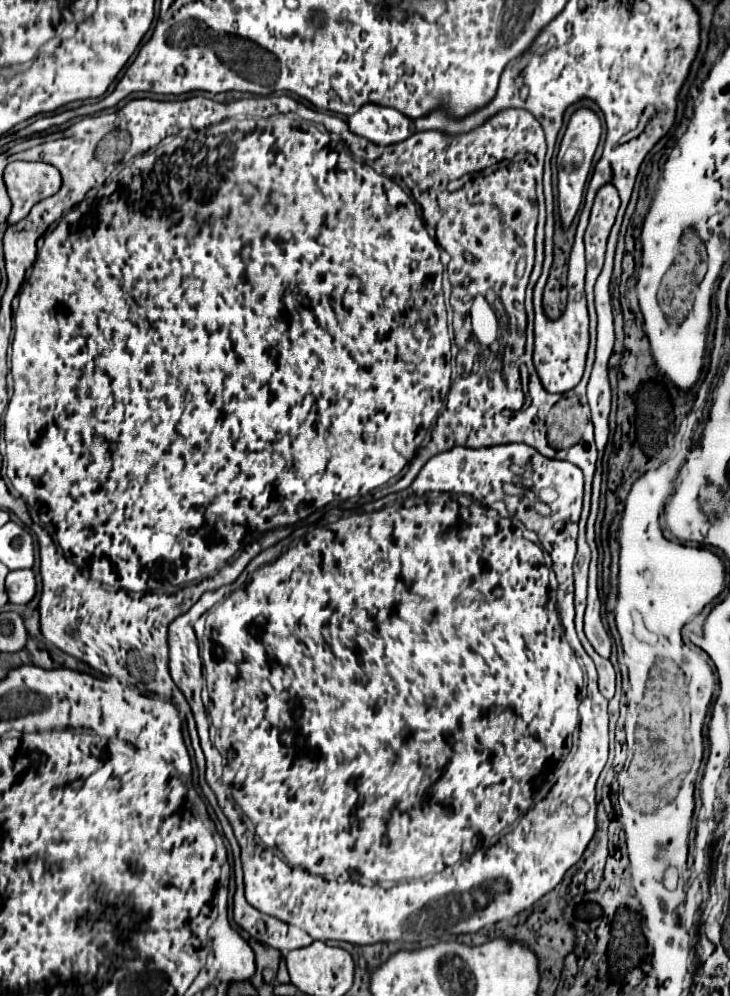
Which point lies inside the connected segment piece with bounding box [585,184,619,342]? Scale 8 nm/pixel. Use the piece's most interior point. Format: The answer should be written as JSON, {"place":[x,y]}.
{"place":[606,204]}

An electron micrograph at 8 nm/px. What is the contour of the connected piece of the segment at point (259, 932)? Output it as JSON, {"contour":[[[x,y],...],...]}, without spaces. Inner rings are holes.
{"contour":[[[186,718],[186,723],[191,739],[191,744],[194,749],[195,761],[198,769],[198,778],[199,778],[199,786],[202,790],[204,797],[208,800],[209,805],[215,812],[217,819],[222,825],[222,831],[224,837],[229,841],[231,846],[231,851],[233,854],[233,872],[235,876],[236,882],[236,891],[234,895],[233,902],[233,920],[245,930],[245,932],[249,932],[255,940],[259,940],[259,942],[263,942],[263,944],[267,944],[267,946],[271,946],[271,948],[275,948],[275,950],[279,950],[279,952],[291,952],[291,950],[295,950],[295,948],[303,948],[303,946],[309,946],[311,942],[313,942],[313,938],[307,934],[307,932],[303,932],[301,928],[297,928],[297,926],[291,926],[291,924],[287,924],[287,922],[281,922],[281,920],[277,920],[277,918],[273,918],[273,916],[267,916],[267,914],[261,914],[259,910],[255,910],[249,902],[247,902],[244,895],[244,882],[243,882],[243,869],[242,863],[240,859],[240,846],[235,838],[233,833],[233,829],[223,814],[222,810],[218,806],[217,798],[211,788],[206,783],[205,779],[205,770],[206,770],[206,760],[203,754],[203,751],[200,746],[200,741],[197,733],[196,723],[194,718]]]}

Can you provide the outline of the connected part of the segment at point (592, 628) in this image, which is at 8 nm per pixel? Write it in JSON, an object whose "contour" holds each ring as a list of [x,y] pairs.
{"contour":[[[589,576],[589,596],[587,596],[587,610],[585,610],[585,636],[599,656],[609,658],[611,638],[603,628],[599,610],[601,610],[601,600],[599,600],[599,590],[597,590],[597,578]]]}

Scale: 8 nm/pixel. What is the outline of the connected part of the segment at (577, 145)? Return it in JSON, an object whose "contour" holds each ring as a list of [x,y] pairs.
{"contour":[[[577,108],[571,114],[571,120],[567,124],[565,136],[561,140],[559,146],[559,154],[557,154],[557,190],[559,190],[559,214],[561,214],[561,228],[567,230],[577,214],[577,208],[581,204],[581,196],[583,196],[583,188],[585,188],[585,180],[591,168],[591,160],[595,154],[595,148],[599,144],[599,136],[601,136],[601,120],[599,116],[591,110],[591,108]]]}

